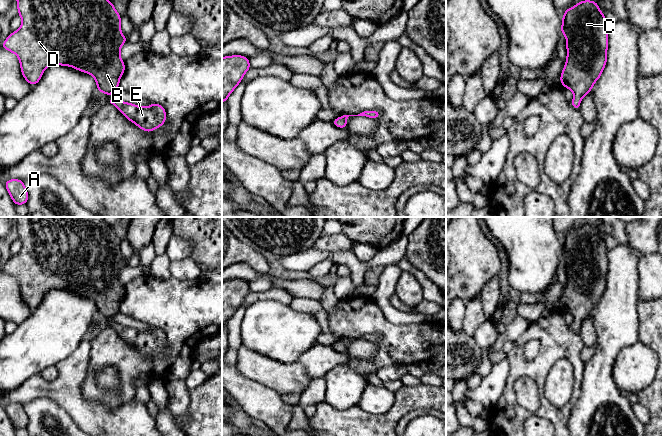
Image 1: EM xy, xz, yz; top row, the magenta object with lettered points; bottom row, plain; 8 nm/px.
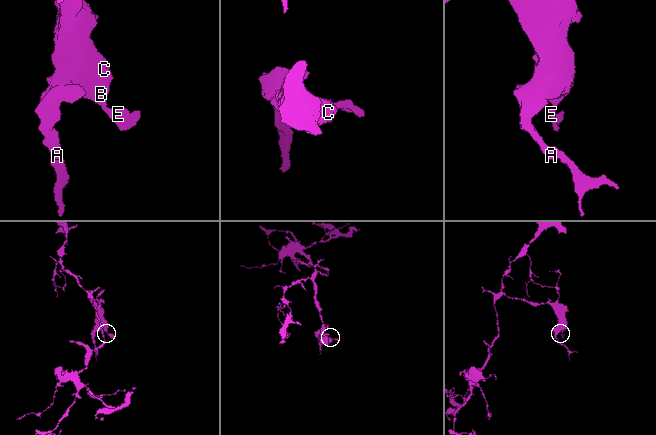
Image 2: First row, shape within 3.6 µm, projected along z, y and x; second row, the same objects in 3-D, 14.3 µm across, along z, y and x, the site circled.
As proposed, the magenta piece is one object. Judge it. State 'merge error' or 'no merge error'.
no merge error

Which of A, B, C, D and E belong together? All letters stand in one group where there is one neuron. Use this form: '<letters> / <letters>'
A B C D E

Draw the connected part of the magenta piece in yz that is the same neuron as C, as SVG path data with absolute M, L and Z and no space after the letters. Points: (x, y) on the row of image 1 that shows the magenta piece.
M581 1L573 8L567 8L562 17L561 33L566 37L567 59L560 76L563 87L574 93L570 104L580 109L580 101L592 90L594 83L601 76L607 62L608 25L606 16L600 11L596 1Z

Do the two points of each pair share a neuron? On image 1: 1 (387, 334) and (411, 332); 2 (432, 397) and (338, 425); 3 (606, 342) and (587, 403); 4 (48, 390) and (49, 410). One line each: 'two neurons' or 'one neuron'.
1: one neuron
2: one neuron
3: one neuron
4: two neurons

